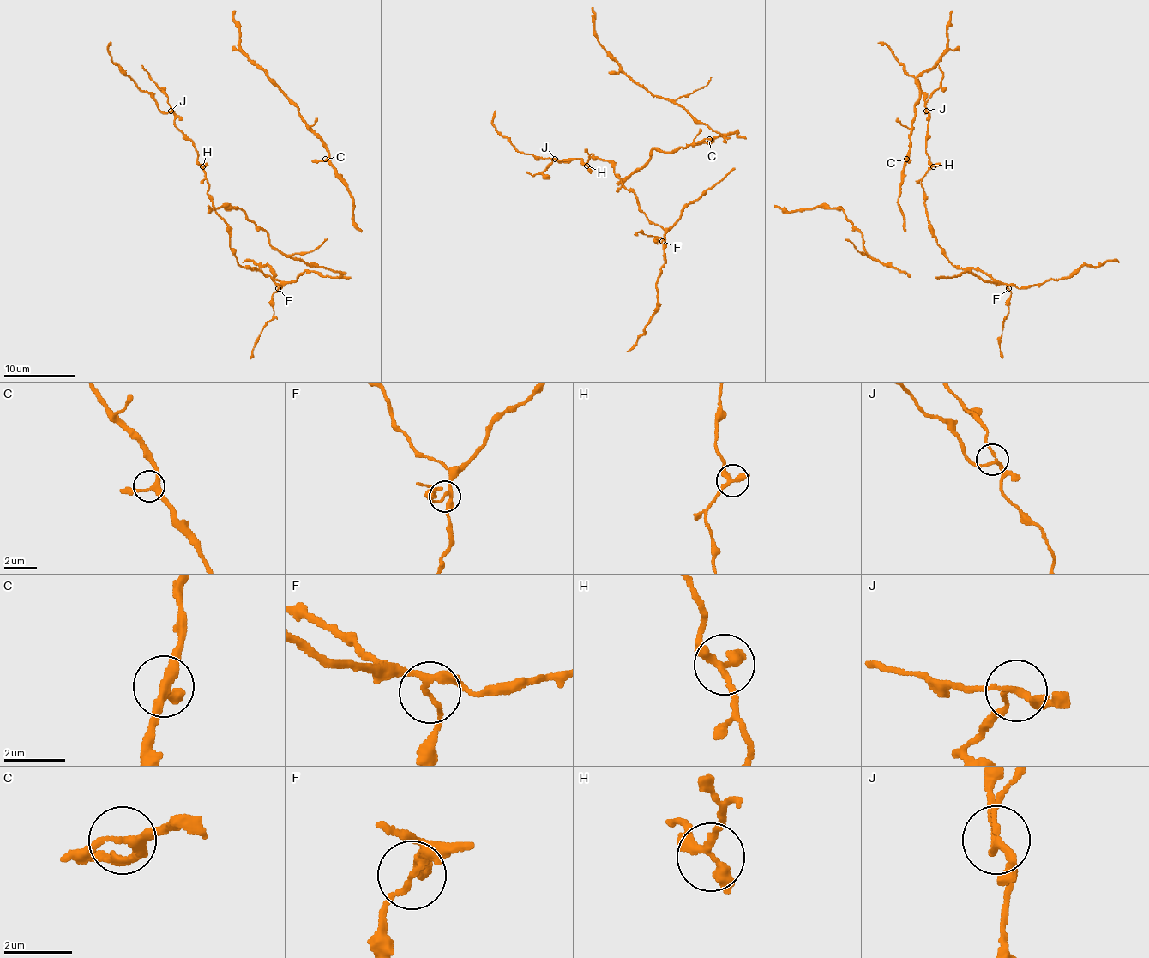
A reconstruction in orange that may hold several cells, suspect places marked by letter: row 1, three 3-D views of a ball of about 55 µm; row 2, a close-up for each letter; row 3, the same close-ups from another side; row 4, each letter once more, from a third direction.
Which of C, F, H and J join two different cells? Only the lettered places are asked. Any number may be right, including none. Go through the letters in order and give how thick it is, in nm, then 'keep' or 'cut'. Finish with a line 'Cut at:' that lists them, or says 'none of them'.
C: 280 nm thick; keep
F: 180 nm thick; keep
H: 240 nm thick; keep
J: 170 nm thick; keep
Cut at: none of them

